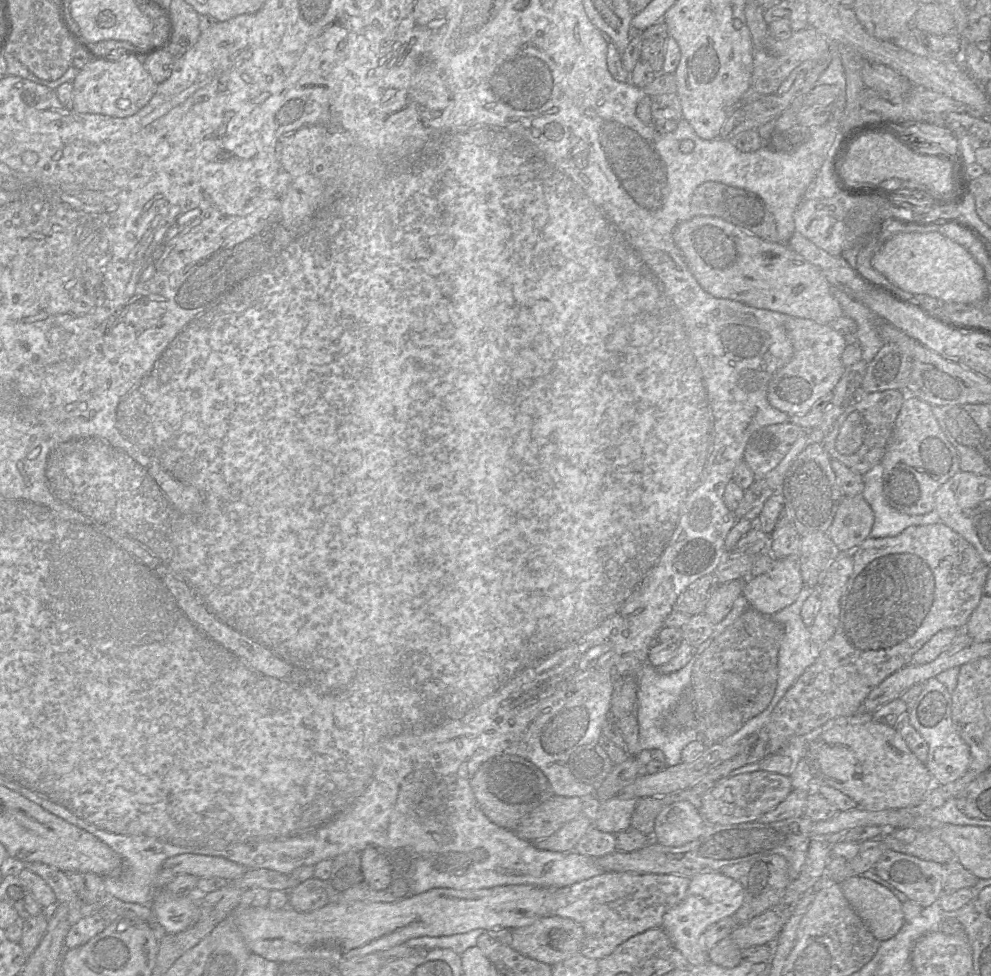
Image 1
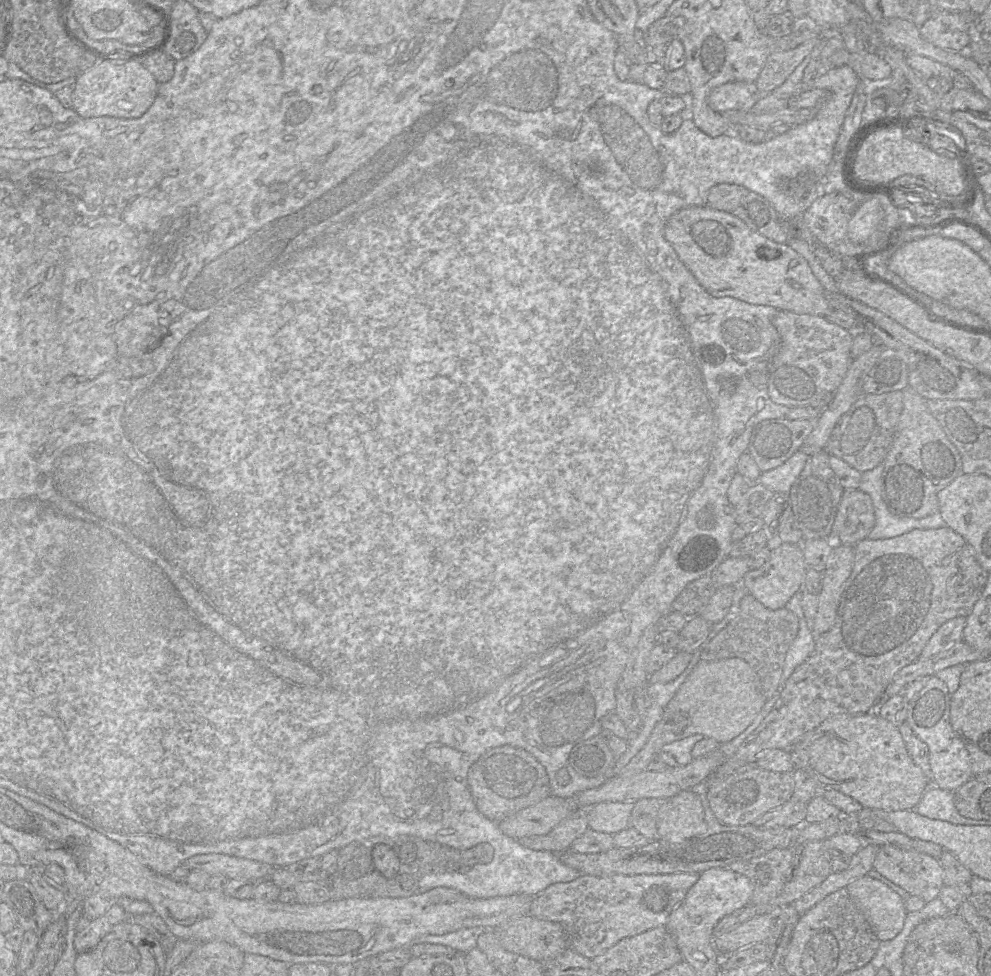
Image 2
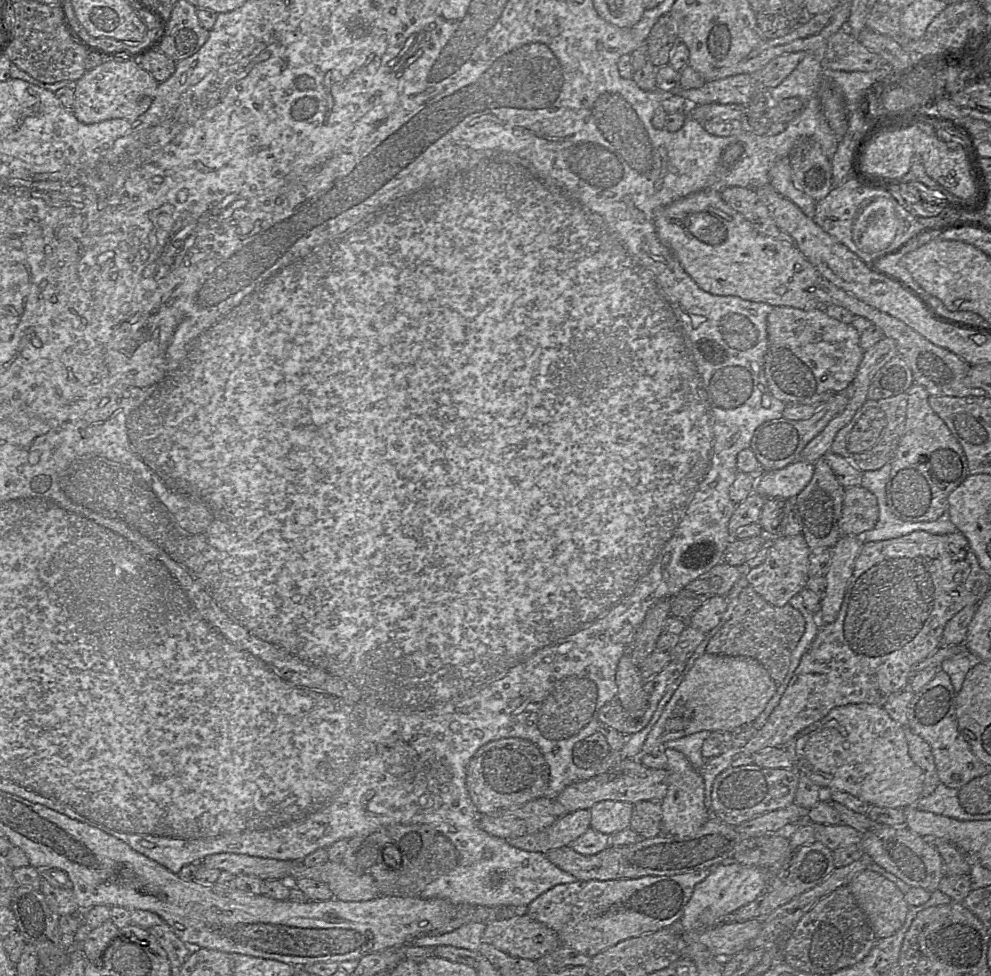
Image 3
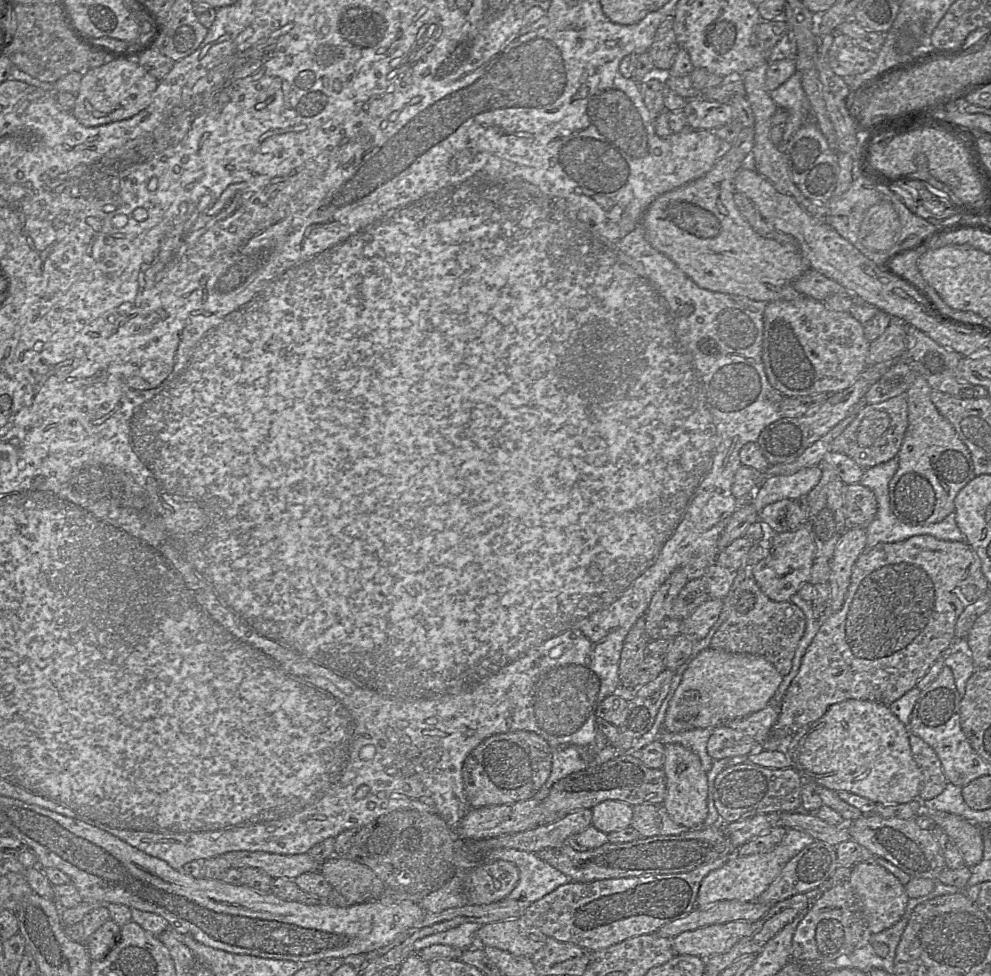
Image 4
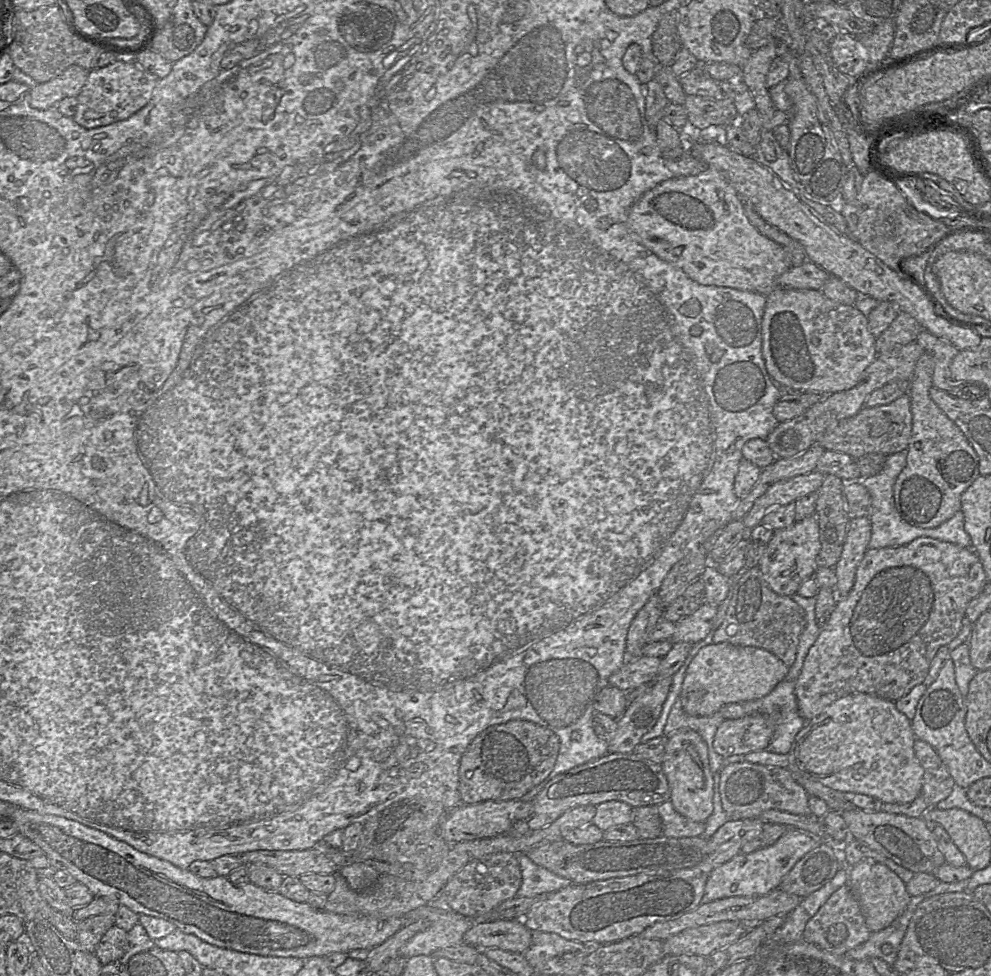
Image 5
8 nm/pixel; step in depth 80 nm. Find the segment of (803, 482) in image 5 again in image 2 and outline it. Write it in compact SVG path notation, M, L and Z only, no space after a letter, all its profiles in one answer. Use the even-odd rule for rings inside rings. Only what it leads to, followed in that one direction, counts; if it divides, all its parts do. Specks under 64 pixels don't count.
M798 450L780 466L762 472L758 482L774 493L788 494L803 470L807 458L807 454Z

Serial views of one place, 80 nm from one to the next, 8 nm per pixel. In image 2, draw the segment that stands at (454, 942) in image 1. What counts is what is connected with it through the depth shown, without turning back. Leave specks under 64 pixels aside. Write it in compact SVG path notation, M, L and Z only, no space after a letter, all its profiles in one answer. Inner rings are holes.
M477 926L462 928L442 935L424 935L412 940L411 945L422 943L441 944L459 953L466 954L477 947L478 937L486 930L483 926Z

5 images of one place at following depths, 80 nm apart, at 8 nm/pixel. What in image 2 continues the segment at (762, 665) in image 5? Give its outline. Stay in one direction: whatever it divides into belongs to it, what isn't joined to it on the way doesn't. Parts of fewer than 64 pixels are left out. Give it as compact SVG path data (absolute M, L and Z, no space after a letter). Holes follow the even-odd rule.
M739 658L699 661L666 706L661 719L653 728L643 748L617 774L620 776L631 776L646 770L650 760L661 752L661 748L664 745L691 735L703 735L716 740L719 744L729 742L752 723L765 702L766 699L761 691L757 674L746 661Z

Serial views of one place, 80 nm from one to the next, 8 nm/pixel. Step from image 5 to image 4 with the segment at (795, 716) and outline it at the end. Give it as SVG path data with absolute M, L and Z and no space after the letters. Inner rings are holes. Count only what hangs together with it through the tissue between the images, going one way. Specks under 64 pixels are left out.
M768 704L762 710L743 718L726 722L724 725L751 736L762 750L780 750L787 754L787 747L792 737L774 738L771 736L771 729L777 721L779 713L779 705Z

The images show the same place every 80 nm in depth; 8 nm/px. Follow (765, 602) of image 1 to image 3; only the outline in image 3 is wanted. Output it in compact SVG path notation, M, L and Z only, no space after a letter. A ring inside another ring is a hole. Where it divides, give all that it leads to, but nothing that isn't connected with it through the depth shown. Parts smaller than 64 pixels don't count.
M802 534L770 538L766 560L755 568L745 569L747 581L768 603L778 607L784 606L794 595L800 593L806 587L810 577L810 552L811 550Z

